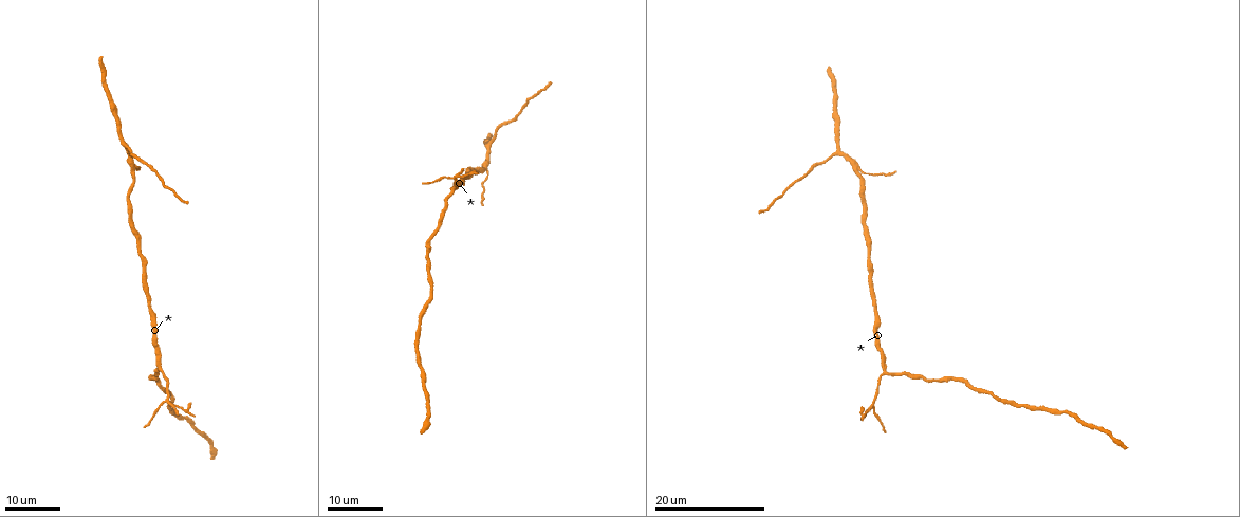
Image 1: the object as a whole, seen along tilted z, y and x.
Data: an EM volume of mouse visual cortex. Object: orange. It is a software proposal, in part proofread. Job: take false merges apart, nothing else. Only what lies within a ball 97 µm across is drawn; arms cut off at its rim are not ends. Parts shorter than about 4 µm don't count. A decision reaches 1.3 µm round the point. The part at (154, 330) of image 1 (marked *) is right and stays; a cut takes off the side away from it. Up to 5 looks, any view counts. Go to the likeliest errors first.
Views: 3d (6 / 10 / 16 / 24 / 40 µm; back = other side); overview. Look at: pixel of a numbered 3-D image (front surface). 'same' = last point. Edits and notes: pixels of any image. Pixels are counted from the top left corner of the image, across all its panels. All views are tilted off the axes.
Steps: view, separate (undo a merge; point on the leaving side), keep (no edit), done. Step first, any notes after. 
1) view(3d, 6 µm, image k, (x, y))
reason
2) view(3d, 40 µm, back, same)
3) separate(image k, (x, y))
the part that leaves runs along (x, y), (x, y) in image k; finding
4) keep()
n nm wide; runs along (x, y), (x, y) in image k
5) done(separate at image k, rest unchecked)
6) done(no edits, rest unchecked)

view(3d, 16 µm, image 1, (861, 173))

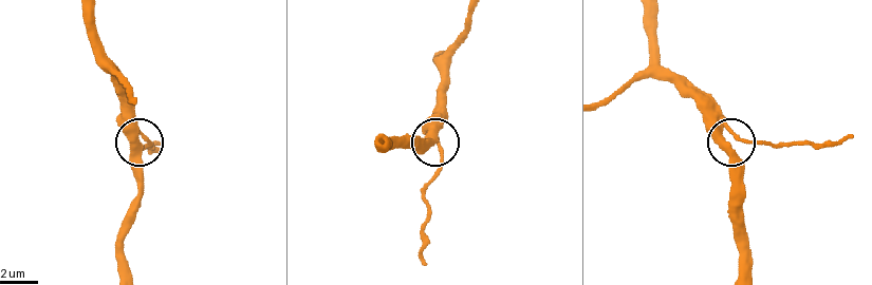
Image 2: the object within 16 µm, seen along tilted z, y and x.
view(3d, 6 µm, image 2, (739, 137))
zoom in

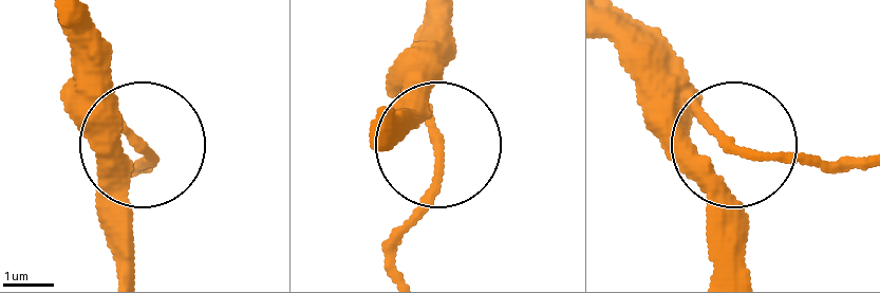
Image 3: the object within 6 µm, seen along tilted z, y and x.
keep()
side arm 7 µm; runs along (386, 113), (418, 123), (443, 169), (390, 271) in image 3; all the same cell

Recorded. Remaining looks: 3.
view(3d, 24 µm, image 1, (883, 374))

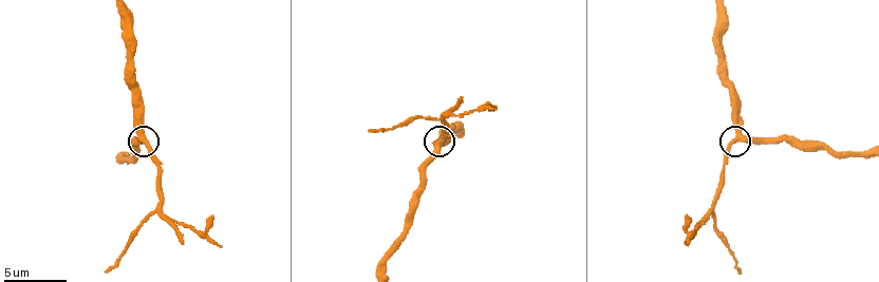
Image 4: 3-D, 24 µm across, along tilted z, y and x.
view(3d, 10 µm, image 4, (740, 140))

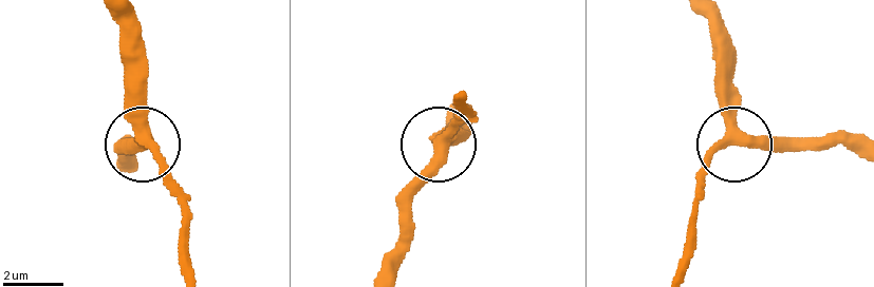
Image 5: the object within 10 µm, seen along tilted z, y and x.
view(3d, 6 µm, image 5, (148, 139))

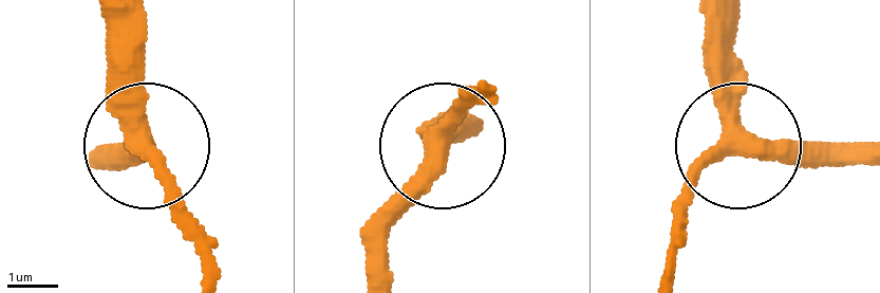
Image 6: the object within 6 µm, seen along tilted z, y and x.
keep()
330 nm wide; runs along (109, 17), (129, 118), (194, 225) in image 6; continuous, no second cell

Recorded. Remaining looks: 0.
done(no edits, rest unchecked)

